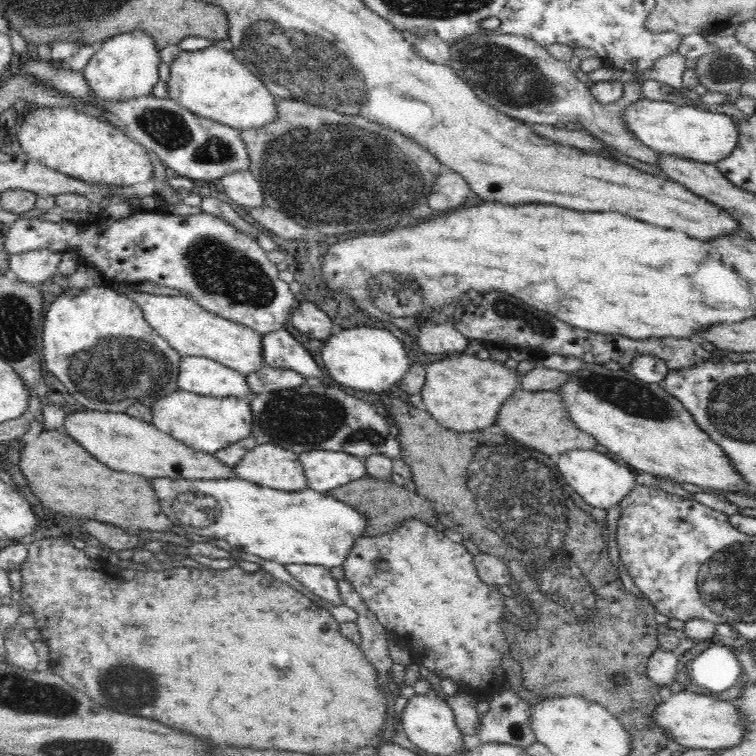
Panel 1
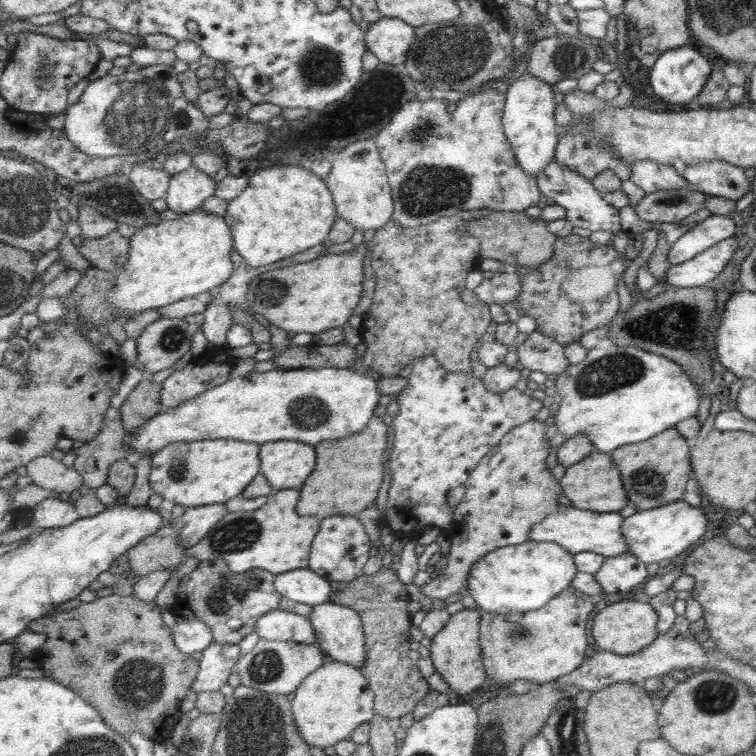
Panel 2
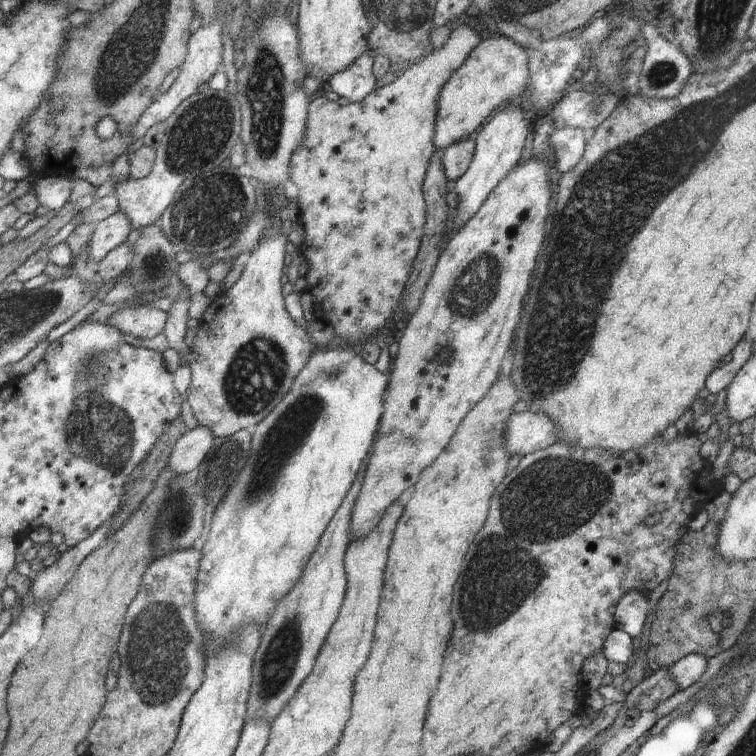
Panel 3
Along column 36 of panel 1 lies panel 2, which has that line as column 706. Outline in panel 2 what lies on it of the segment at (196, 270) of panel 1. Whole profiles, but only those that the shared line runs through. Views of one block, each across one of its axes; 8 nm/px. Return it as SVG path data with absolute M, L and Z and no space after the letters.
M709 215L703 221L694 224L685 234L679 236L669 249L667 259L671 265L685 262L699 252L703 252L717 242L732 238L735 223L725 215Z

